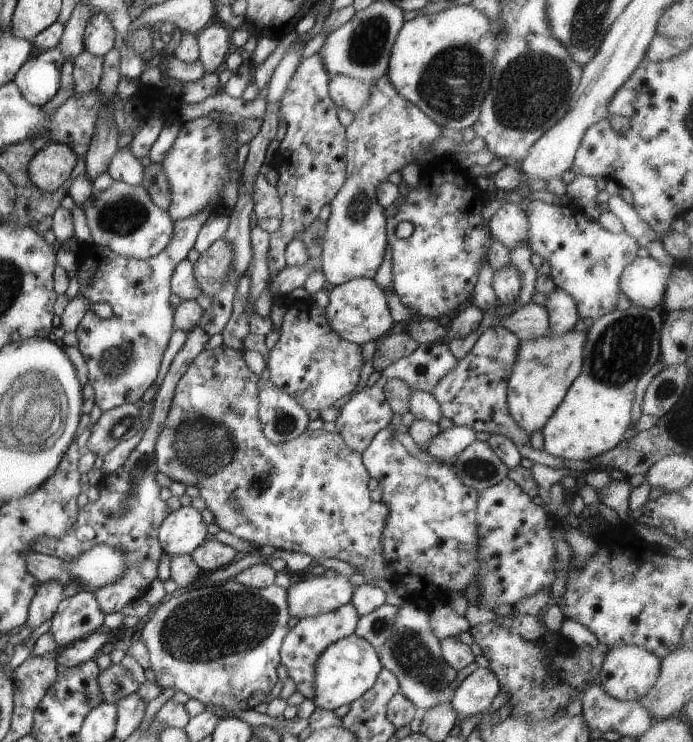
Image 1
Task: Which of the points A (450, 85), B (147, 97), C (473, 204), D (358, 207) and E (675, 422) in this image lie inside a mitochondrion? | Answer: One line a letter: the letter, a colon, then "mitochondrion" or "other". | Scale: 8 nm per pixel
A: mitochondrion
B: other
C: other
D: mitochondrion
E: mitochondrion

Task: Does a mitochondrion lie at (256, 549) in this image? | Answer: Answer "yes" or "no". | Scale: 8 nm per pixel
no

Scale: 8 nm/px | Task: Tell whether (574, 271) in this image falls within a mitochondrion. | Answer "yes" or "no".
no

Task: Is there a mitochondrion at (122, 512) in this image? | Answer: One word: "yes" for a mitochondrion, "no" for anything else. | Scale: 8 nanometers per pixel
yes

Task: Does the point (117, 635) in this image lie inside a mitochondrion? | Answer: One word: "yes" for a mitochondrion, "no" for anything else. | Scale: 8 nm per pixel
no

